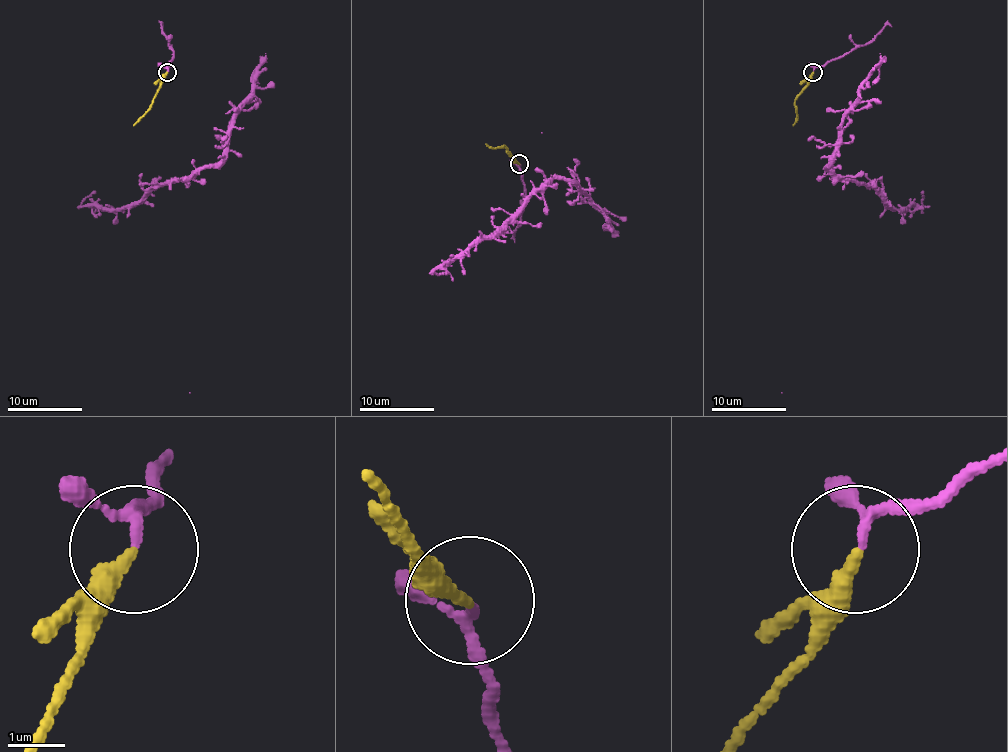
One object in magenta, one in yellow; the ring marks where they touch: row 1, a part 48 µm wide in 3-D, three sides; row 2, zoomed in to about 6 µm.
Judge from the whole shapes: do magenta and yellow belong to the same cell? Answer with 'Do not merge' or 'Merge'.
Merge

